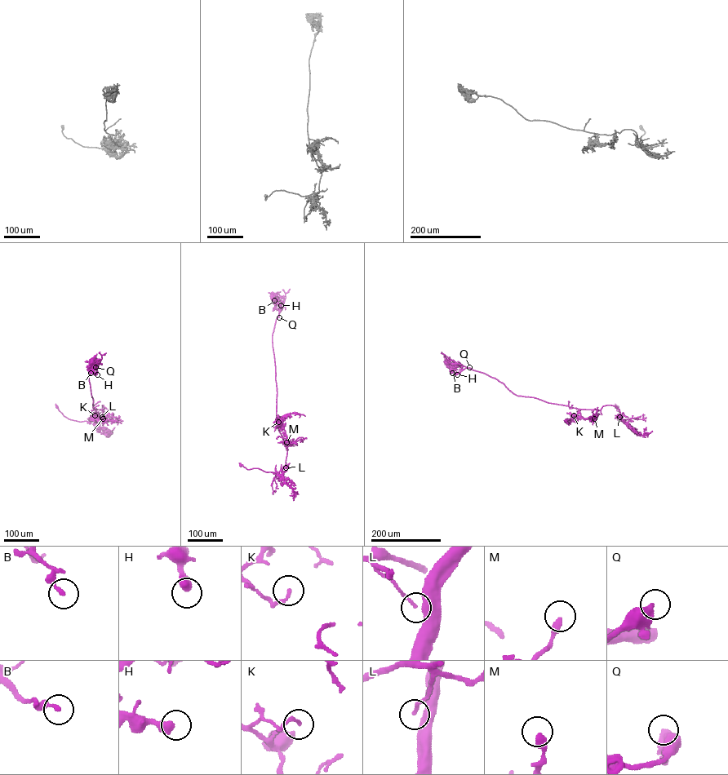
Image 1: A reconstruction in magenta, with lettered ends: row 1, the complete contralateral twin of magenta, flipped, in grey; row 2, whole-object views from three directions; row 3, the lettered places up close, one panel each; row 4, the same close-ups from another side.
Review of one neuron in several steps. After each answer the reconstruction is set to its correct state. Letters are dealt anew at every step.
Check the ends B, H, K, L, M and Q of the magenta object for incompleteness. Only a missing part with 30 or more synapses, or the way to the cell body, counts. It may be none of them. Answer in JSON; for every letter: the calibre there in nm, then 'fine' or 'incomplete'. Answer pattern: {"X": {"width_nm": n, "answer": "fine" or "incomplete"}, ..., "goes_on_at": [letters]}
{"B": {"width_nm": 200, "answer": "fine"}, "H": {"width_nm": 420, "answer": "fine"}, "K": {"width_nm": 170, "answer": "fine"}, "L": {"width_nm": 140, "answer": "fine"}, "M": {"width_nm": 360, "answer": "fine"}, "Q": {"width_nm": 550, "answer": "fine"}, "goes_on_at": []}

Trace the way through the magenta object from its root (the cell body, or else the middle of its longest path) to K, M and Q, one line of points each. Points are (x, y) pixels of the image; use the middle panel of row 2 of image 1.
K: (241, 464), (247, 469), (257, 468), (273, 473), (286, 468), (287, 449), (278, 430), (278, 422)
M: (241, 464), (247, 469), (257, 468), (273, 473), (286, 468), (287, 445), (290, 440), (286, 442)
Q: (241, 464), (247, 469), (273, 473), (286, 468), (287, 449), (276, 421), (272, 341), (279, 317)

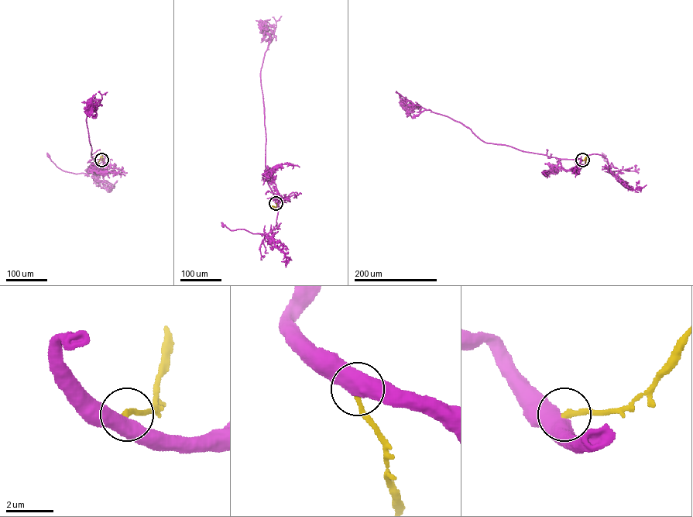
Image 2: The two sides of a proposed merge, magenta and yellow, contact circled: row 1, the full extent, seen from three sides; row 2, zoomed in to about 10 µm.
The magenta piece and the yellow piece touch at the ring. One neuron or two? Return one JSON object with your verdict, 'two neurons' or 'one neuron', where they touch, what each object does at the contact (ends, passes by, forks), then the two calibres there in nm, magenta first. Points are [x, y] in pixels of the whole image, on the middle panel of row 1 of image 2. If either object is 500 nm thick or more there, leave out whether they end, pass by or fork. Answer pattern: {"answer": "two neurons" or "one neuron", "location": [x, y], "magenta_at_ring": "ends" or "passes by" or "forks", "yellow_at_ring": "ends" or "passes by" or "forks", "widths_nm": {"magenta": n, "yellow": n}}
{"answer": "two neurons", "location": [276, 203], "widths_nm": {"magenta": 500, "yellow": 240}}

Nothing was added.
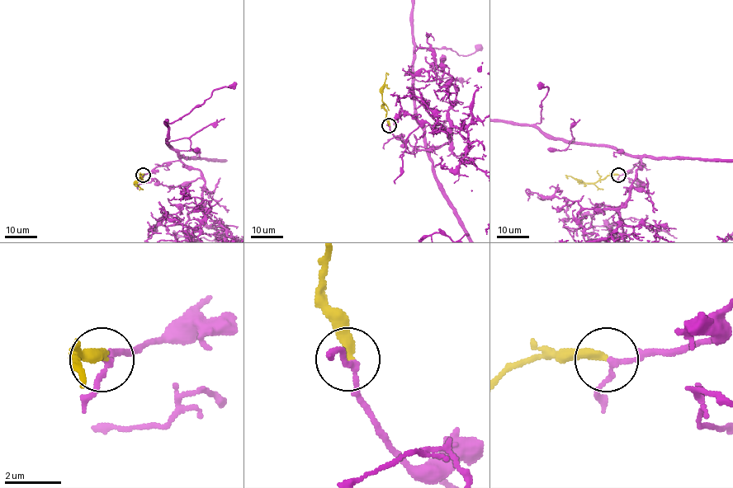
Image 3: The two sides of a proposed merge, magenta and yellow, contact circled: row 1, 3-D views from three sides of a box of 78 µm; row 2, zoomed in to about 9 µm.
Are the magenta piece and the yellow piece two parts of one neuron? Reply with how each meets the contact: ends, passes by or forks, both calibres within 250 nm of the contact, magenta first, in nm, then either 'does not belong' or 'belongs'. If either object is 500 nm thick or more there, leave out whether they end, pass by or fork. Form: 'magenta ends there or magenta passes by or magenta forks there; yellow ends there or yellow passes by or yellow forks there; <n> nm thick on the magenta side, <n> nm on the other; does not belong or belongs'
magenta passes by; yellow ends there; 180 nm thick on the magenta side, 320 nm on the other; belongs

